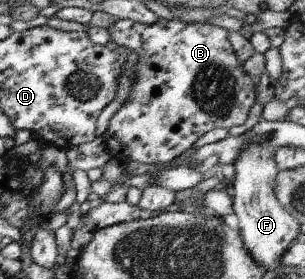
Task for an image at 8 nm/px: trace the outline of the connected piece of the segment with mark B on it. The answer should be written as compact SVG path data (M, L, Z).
M157 18L151 25L145 25L139 22L133 22L133 20L119 20L116 19L109 28L107 28L107 34L109 34L110 43L116 44L119 47L126 48L127 52L133 52L137 54L137 63L135 64L135 72L131 76L131 90L127 94L127 98L119 109L111 118L109 118L109 124L107 129L100 136L102 142L105 144L105 149L111 157L112 161L118 163L128 163L130 160L133 162L139 162L141 164L155 164L163 165L171 162L175 158L178 158L187 149L196 142L196 140L203 136L206 132L214 128L224 128L232 125L242 125L249 113L249 108L254 104L254 91L255 86L249 77L249 74L245 73L241 64L237 61L235 54L231 48L231 44L227 41L227 31L217 26L211 26L211 24L200 23L184 23L178 19L164 20L163 18Z

